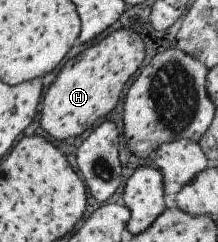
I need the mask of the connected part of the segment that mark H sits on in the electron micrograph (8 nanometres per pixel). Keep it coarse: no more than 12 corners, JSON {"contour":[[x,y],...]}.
{"contour":[[118,29],[68,59],[42,129],[78,137],[118,105],[144,41]]}

